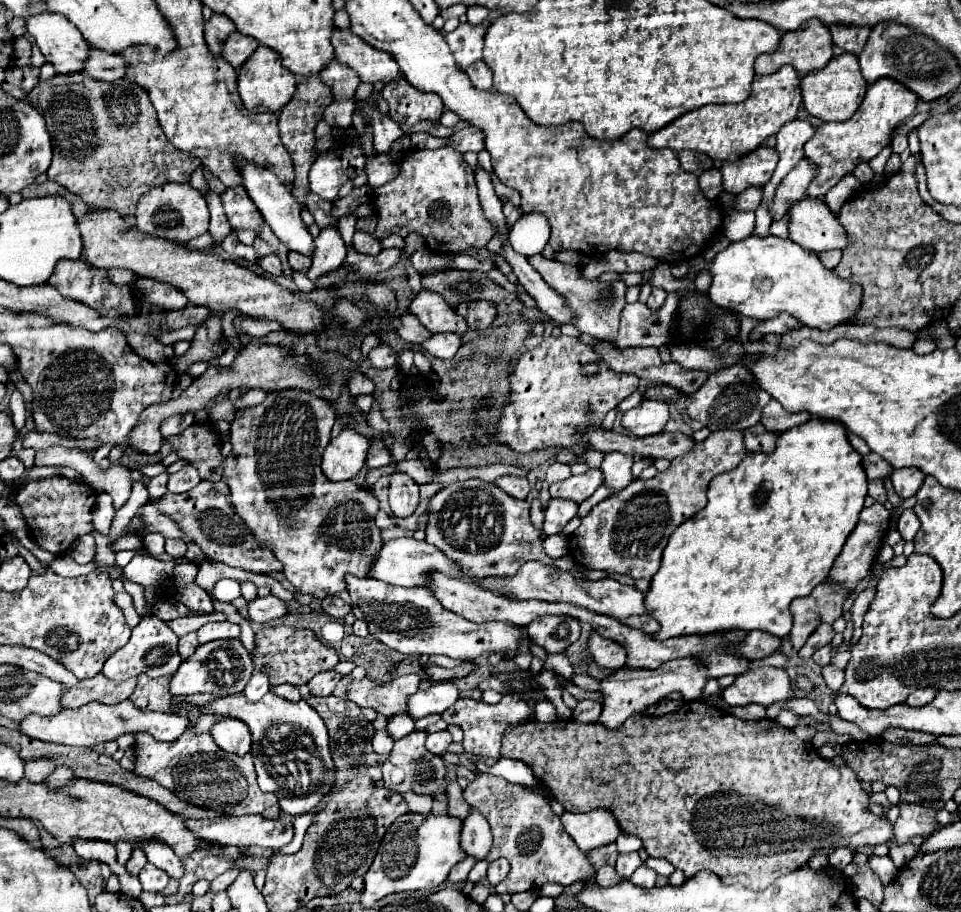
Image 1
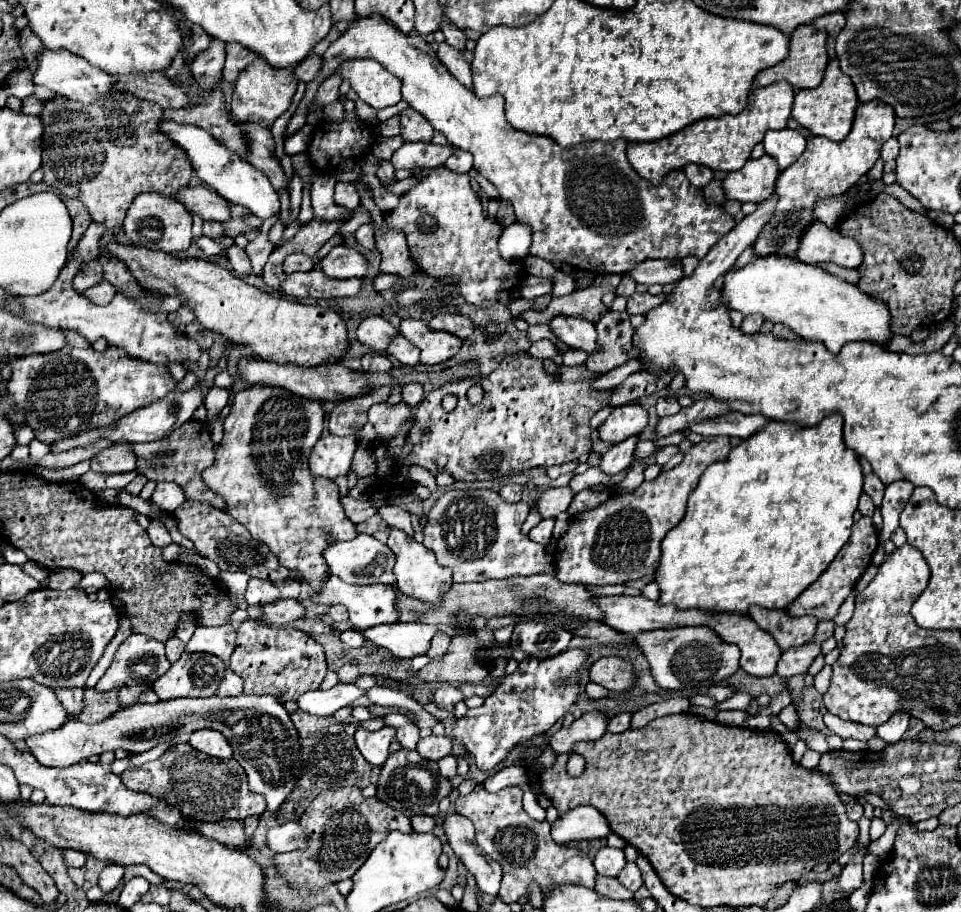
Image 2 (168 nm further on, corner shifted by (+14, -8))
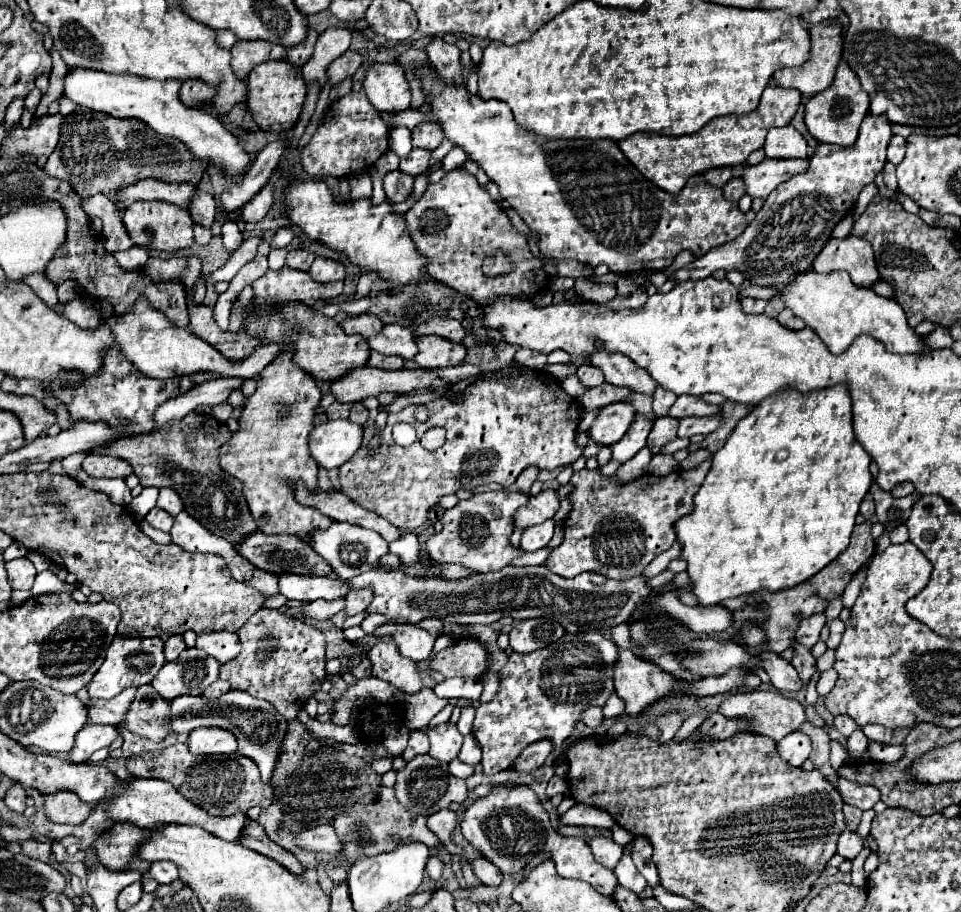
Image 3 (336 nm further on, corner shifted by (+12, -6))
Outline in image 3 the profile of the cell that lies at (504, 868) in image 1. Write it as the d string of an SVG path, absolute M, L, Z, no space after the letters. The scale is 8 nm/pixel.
M481 856L481 858L473 860L471 866L473 866L475 876L477 876L485 886L499 886L499 884L501 884L503 874L501 874L501 870L499 870L491 860L487 860L487 858Z

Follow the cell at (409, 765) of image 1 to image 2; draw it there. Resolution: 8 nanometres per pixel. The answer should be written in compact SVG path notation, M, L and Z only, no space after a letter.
M399 750L399 752L391 754L387 758L385 766L381 768L377 796L381 800L385 800L385 804L389 804L391 808L395 808L395 810L407 814L409 818L413 818L413 816L423 816L423 814L435 816L439 812L439 800L449 796L451 790L453 790L453 786L447 778L443 778L439 774L437 762L425 760L417 752L411 752L411 750Z

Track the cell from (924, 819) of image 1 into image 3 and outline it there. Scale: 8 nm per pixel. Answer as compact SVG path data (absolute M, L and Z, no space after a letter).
M839 780L839 794L843 796L843 800L851 806L857 806L861 810L869 810L873 808L873 802L879 800L879 794L873 792L875 786L869 784L857 784L857 782L847 782L847 780Z

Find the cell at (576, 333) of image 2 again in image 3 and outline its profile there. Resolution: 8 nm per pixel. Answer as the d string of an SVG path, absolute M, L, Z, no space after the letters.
M601 344L597 350L589 356L589 362L599 366L605 374L605 382L611 382L615 386L627 386L633 392L649 394L653 396L657 382L641 368L637 368L627 356L619 352L609 352Z

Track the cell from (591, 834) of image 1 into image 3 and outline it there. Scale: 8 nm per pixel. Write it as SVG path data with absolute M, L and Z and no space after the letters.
M575 804L565 814L559 816L561 826L591 826L591 828L607 828L611 830L615 826L613 818L595 806L587 804Z

